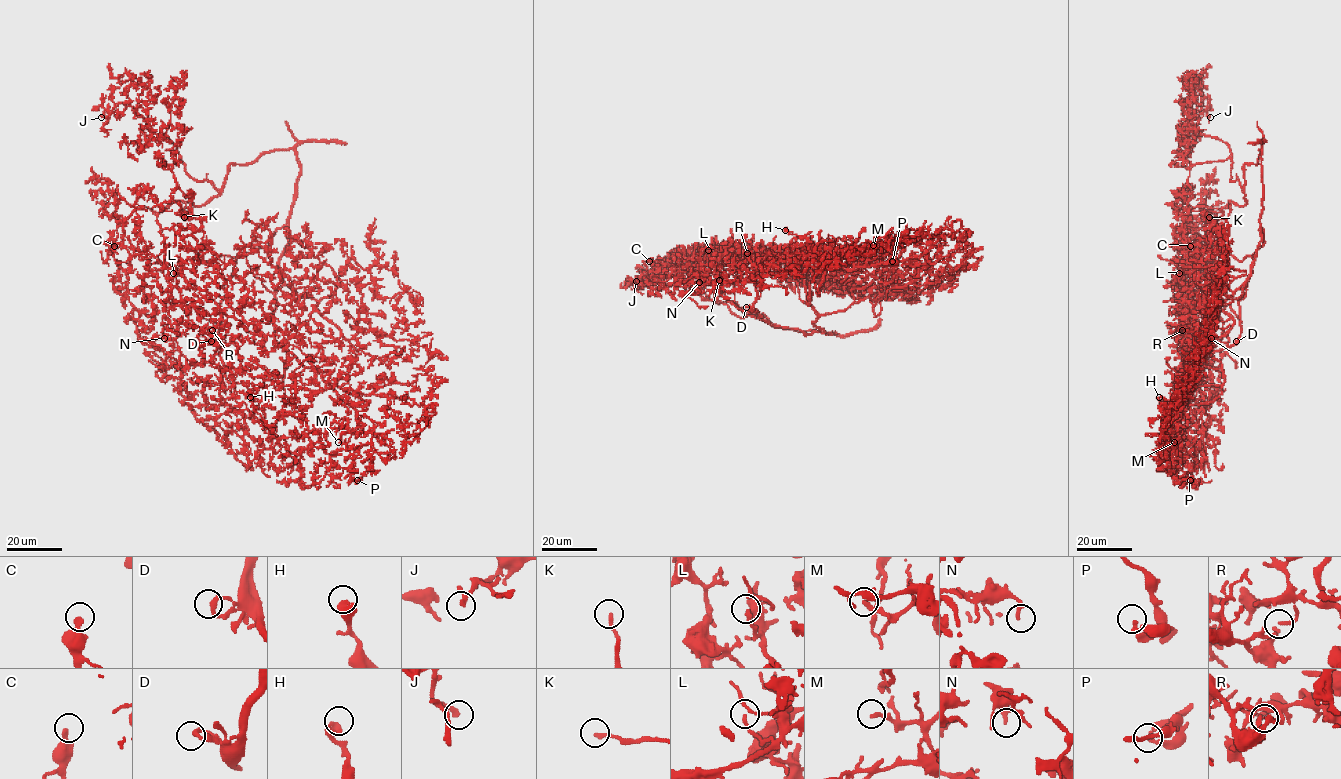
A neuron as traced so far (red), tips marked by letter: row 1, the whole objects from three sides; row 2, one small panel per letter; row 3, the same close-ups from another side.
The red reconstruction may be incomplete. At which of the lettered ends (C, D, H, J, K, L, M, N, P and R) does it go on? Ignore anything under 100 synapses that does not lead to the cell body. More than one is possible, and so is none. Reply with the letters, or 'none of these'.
none of these

